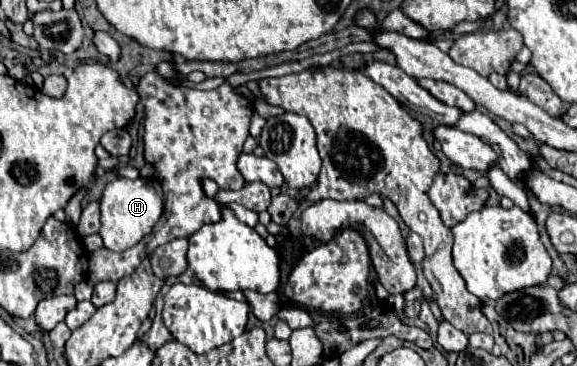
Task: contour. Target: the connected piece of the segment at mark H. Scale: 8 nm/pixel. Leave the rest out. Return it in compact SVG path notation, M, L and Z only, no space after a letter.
M117 178L105 186L101 196L101 230L99 236L105 248L113 252L123 252L135 246L143 236L147 236L163 214L163 190L157 178Z

